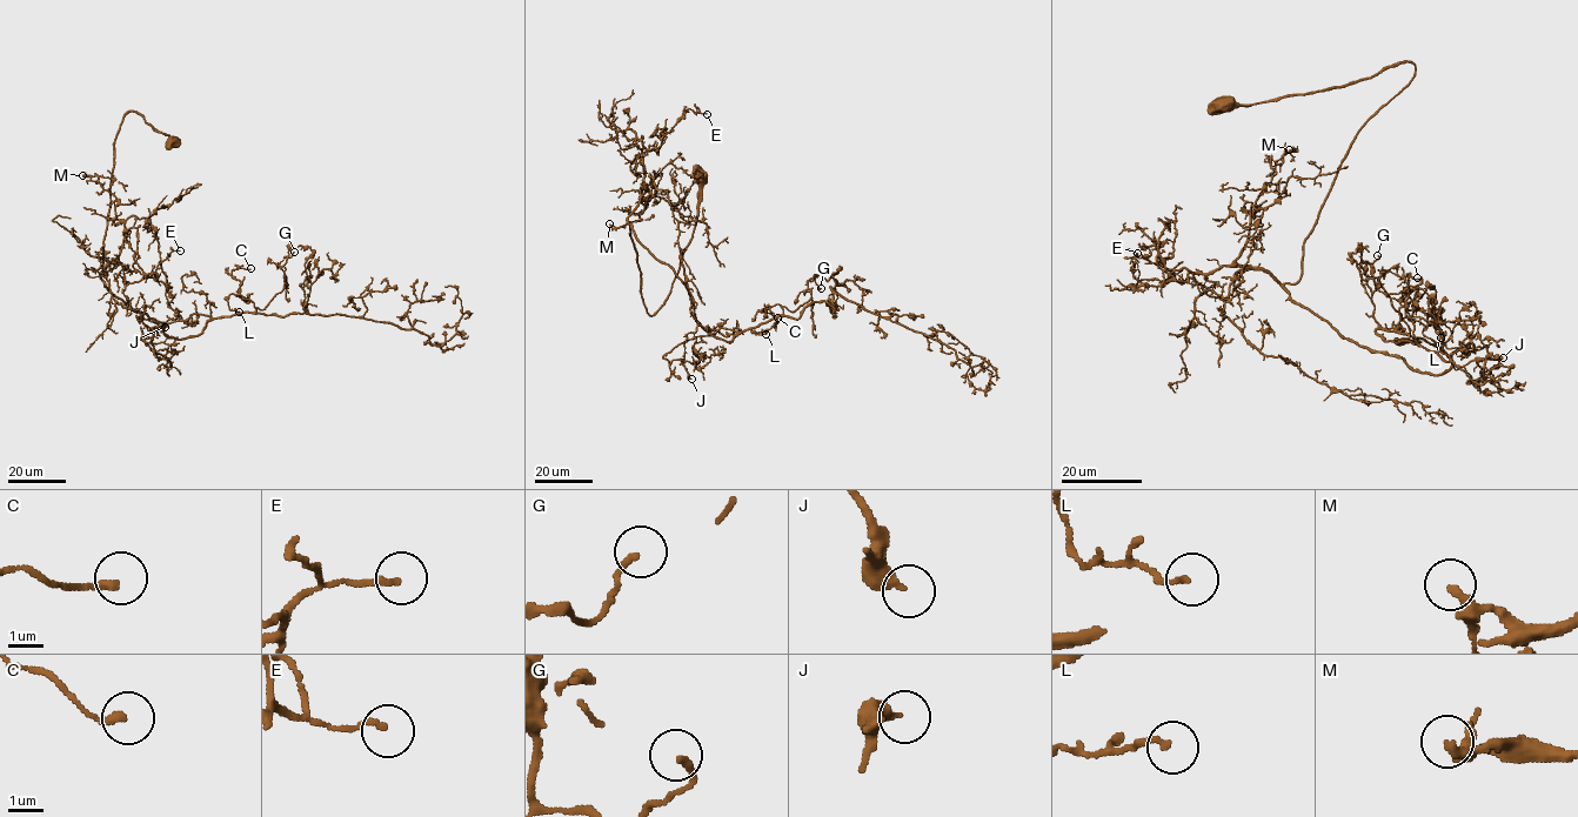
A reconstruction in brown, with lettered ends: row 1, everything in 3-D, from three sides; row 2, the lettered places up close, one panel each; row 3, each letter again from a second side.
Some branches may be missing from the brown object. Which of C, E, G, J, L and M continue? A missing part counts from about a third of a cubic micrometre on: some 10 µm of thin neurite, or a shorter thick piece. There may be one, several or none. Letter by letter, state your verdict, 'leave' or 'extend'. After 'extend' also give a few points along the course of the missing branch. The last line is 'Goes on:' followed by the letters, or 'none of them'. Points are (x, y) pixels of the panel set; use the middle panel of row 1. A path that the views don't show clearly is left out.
C: leave
E: leave
G: leave
J: leave
L: leave
M: leave
Goes on: none of them

